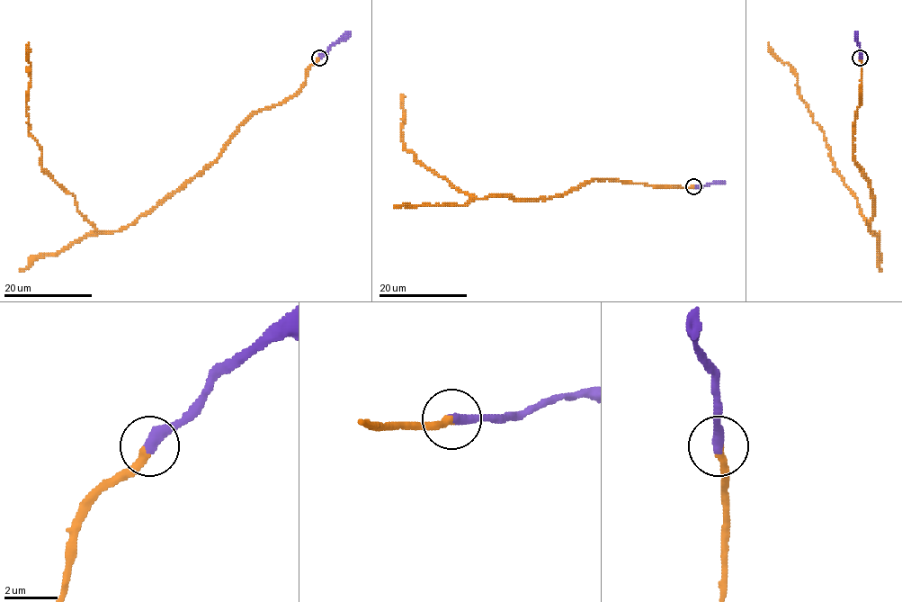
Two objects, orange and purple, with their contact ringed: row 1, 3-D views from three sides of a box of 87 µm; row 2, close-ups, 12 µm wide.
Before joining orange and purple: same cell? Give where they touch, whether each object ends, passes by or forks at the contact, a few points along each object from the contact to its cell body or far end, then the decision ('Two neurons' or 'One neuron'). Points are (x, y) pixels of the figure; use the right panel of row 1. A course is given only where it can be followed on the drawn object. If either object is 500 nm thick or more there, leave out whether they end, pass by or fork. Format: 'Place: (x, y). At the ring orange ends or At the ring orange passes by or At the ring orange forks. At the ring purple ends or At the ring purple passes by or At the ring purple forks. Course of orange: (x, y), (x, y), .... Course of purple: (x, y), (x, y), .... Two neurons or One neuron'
Place: (860, 58). At the ring orange ends. At the ring purple ends. Course of orange: (860, 58), (853, 158), (872, 192), (872, 231), (835, 166), (823, 132), (799, 94), (794, 70), (768, 43). Course of purple: (860, 58), (855, 31). One neuron

